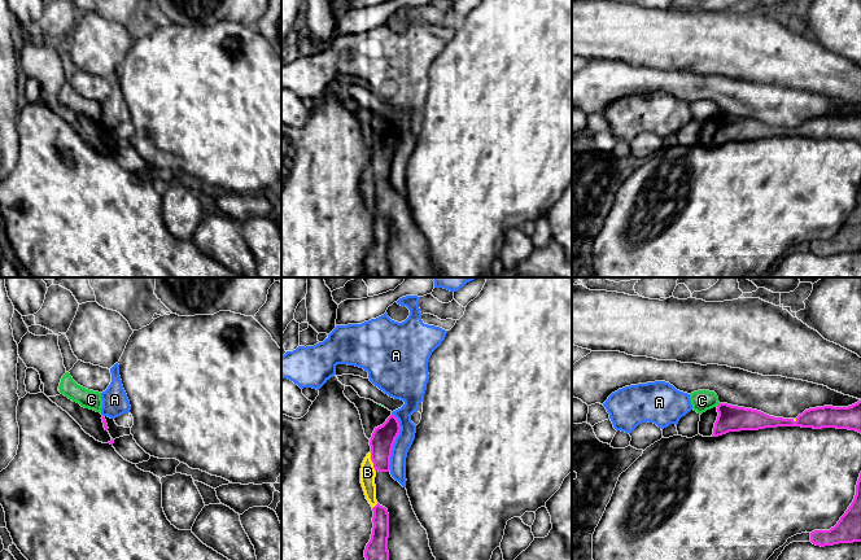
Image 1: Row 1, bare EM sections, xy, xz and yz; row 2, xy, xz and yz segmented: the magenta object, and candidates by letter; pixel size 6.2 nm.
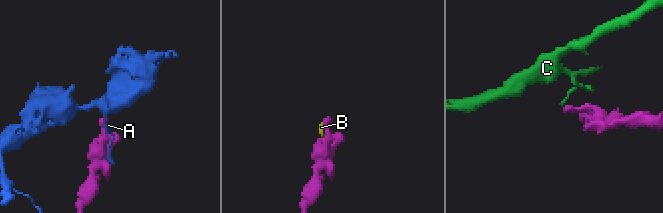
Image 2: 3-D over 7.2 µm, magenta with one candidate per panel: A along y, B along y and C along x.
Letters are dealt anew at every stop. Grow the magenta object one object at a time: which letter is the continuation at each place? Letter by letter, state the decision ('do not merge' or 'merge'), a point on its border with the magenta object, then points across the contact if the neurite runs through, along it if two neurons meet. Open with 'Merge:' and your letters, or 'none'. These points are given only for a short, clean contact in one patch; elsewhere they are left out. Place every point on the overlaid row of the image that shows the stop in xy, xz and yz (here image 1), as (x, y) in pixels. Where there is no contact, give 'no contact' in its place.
Merge: B
A: do not merge | xz (394, 441)
B: merge | xz (372, 462)
C: do not merge | yz (719, 405) | along yz (720, 403), (717, 406)

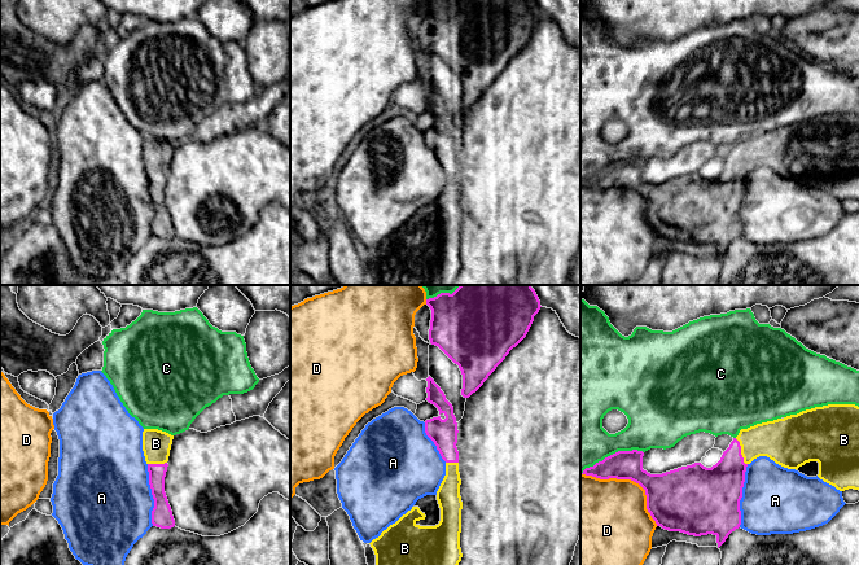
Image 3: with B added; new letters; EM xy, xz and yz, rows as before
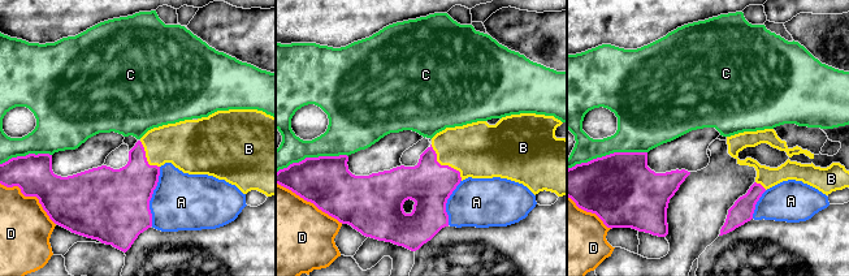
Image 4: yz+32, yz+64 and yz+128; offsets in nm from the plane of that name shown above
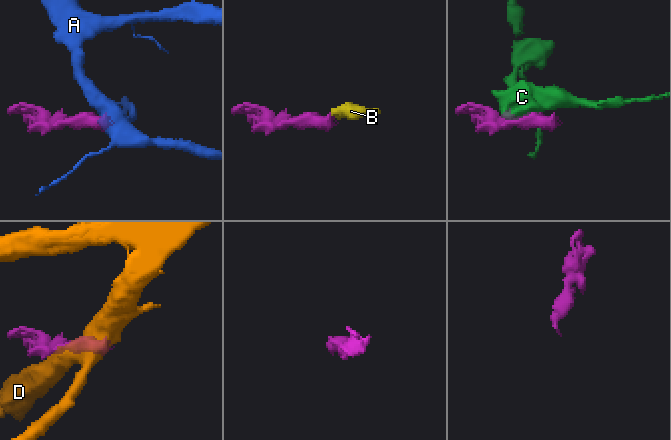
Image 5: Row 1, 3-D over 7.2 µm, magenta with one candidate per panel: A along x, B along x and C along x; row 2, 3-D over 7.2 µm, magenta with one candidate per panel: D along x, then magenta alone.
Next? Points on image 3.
Merge: B
A: do not merge | yz (741, 495)
B: merge | yz (740, 451) | across yz (721, 486), (740, 451), (755, 441), (778, 439)
C: do not merge | yz (613, 454)
D: do not merge | yz (631, 480)

